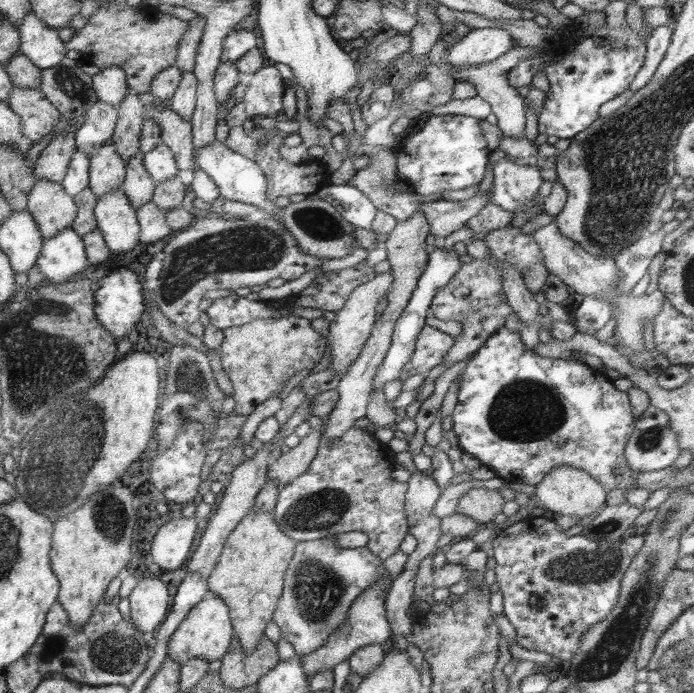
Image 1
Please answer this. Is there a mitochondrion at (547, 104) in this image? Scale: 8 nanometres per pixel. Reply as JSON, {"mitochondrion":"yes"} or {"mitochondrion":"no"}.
{"mitochondrion":"no"}

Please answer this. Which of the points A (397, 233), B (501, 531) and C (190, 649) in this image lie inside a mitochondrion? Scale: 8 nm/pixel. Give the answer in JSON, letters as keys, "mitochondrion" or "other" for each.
{"A":"other","B":"other","C":"other"}

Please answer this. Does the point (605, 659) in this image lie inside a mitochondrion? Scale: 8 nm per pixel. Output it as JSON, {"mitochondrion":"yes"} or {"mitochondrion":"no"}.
{"mitochondrion":"yes"}

